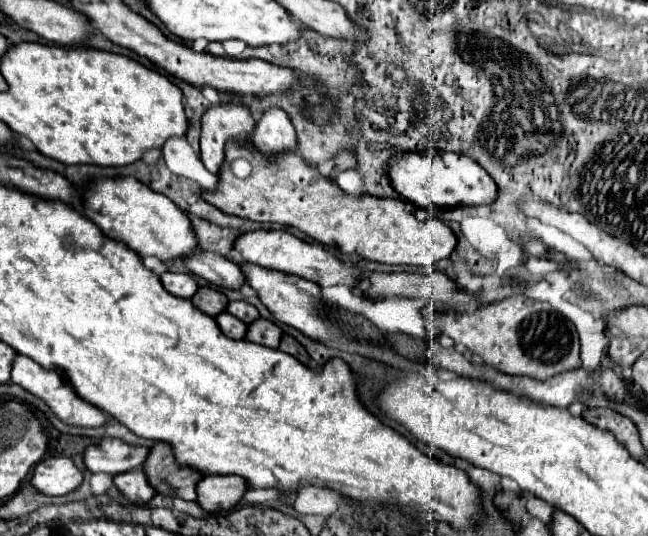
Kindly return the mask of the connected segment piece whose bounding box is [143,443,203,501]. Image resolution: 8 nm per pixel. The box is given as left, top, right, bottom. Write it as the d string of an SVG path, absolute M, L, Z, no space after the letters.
M169 443L153 445L143 471L157 493L181 497L185 501L197 501L197 483L201 481L203 473L189 469L187 465L179 465Z

